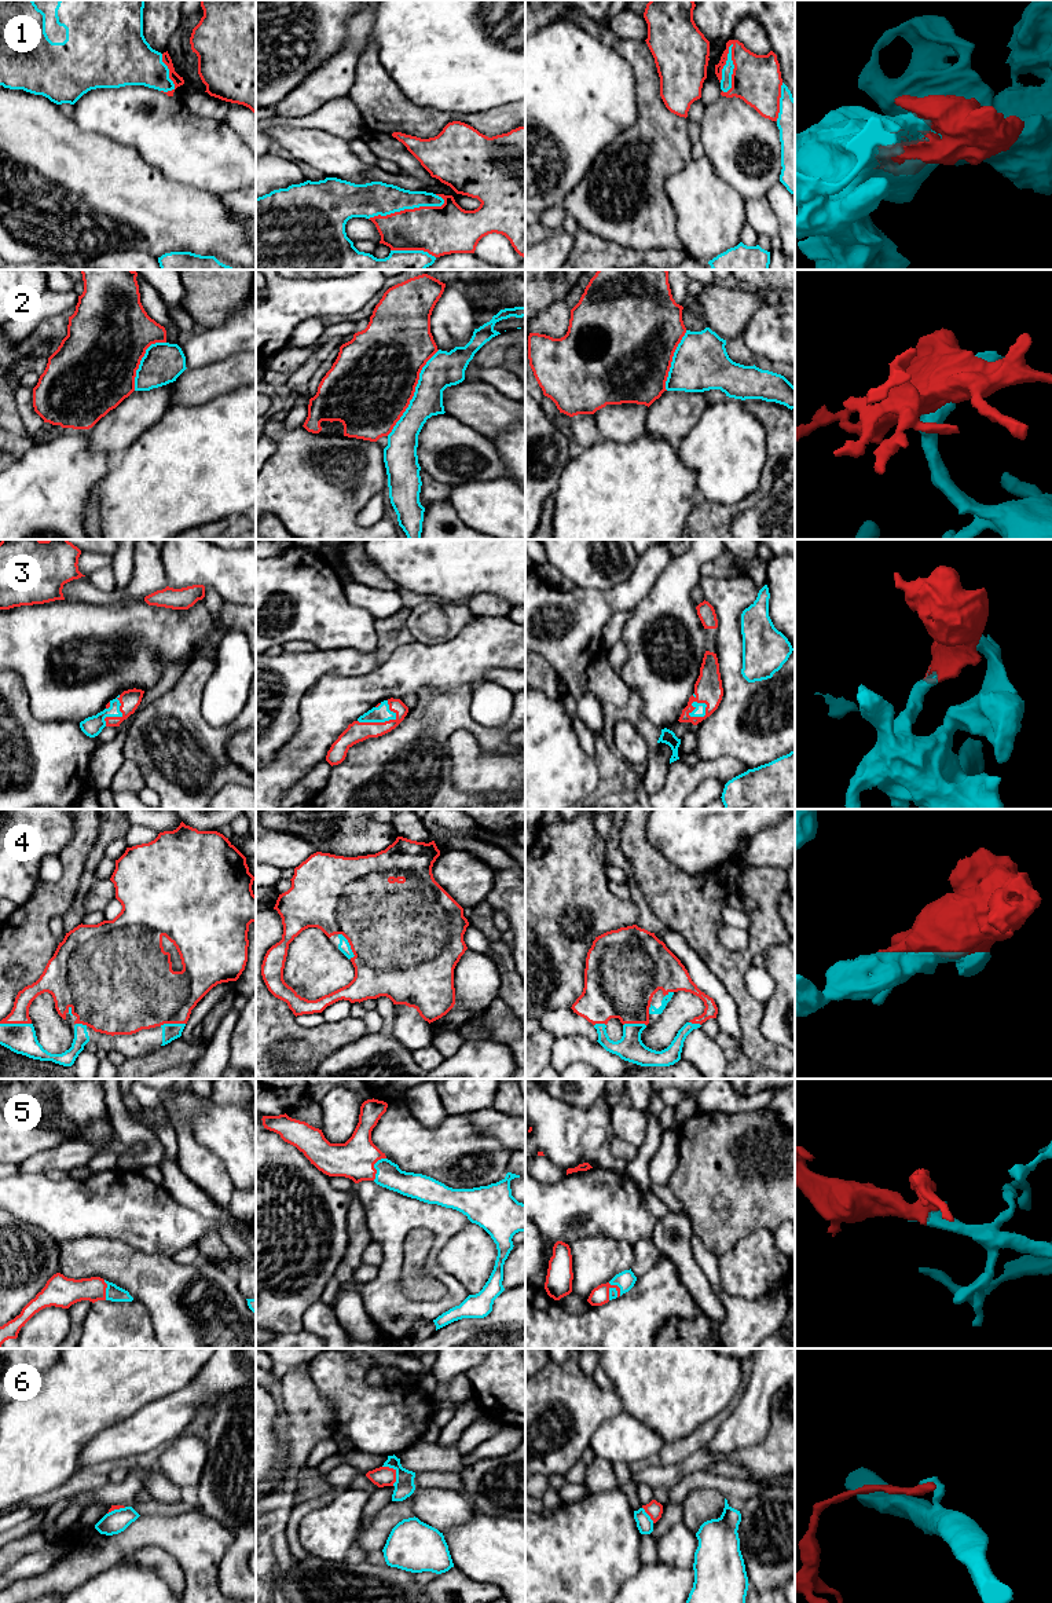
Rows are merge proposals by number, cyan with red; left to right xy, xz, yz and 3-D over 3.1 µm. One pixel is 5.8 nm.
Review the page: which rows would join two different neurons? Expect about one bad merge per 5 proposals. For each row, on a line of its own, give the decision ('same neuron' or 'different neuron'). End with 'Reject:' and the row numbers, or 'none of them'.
1: same neuron
2: same neuron
3: same neuron
4: same neuron
5: same neuron
6: different neuron
Reject: 6

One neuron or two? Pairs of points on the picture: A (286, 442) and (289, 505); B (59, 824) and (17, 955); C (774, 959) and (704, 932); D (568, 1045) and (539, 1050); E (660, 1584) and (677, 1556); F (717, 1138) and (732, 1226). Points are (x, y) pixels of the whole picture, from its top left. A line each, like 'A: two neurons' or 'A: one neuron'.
A: one neuron
B: two neurons
C: two neurons
D: two neurons
E: one neuron
F: one neuron

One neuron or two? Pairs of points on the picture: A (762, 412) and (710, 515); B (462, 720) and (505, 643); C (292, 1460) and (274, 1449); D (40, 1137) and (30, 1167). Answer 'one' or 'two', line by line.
A: one
B: two
C: two
D: two

